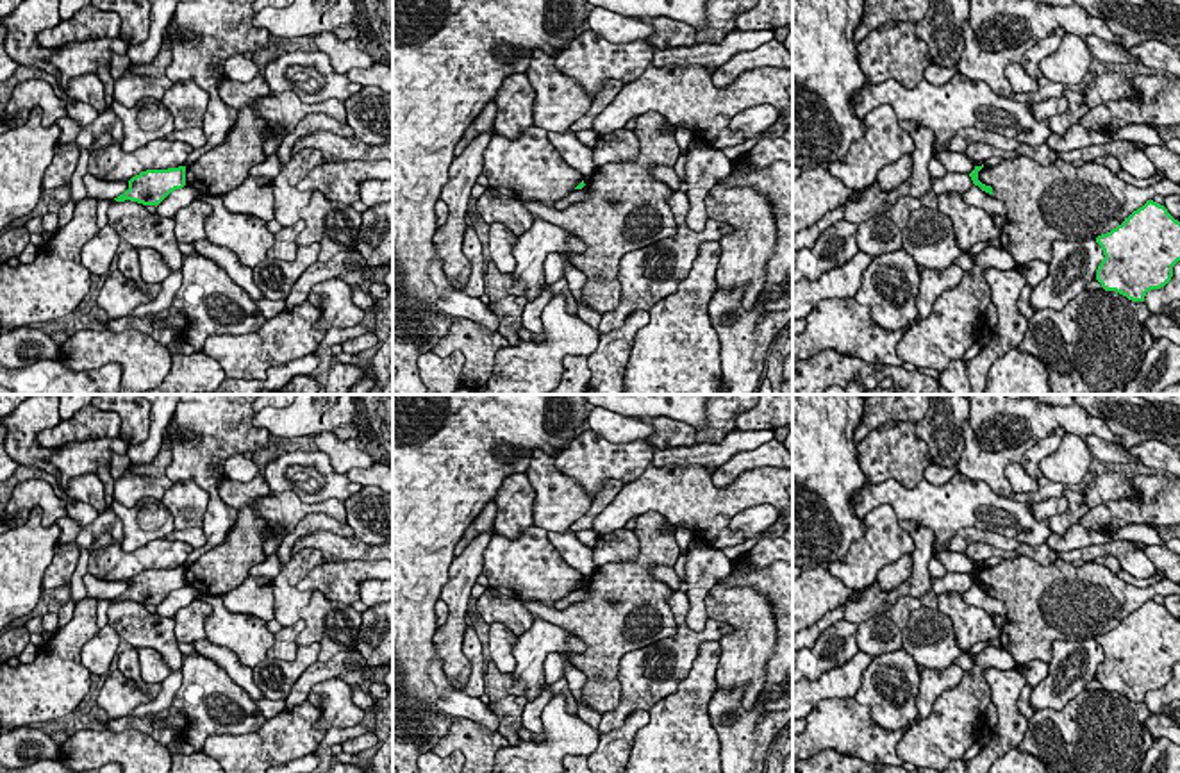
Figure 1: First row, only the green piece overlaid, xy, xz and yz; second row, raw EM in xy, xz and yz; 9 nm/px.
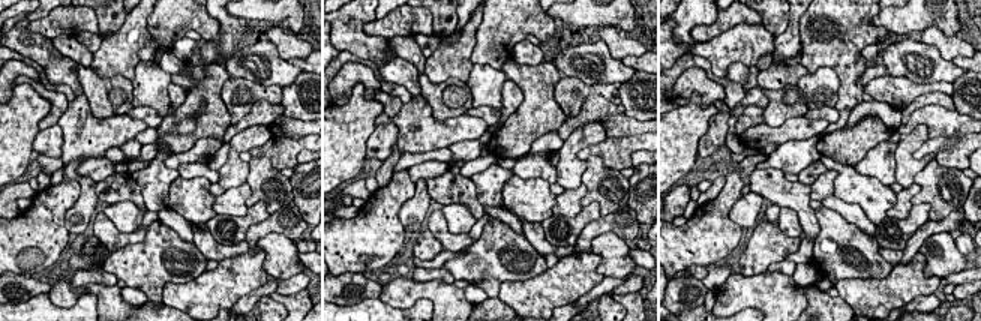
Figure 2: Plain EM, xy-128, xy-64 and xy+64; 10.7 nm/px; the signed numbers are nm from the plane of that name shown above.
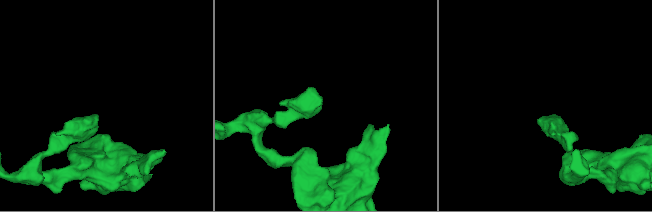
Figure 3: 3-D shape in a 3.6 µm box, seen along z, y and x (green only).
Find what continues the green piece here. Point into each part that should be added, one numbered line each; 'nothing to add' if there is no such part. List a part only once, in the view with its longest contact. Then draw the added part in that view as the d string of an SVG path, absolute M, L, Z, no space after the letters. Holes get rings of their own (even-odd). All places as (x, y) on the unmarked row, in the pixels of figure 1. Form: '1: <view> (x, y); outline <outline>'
nothing to add

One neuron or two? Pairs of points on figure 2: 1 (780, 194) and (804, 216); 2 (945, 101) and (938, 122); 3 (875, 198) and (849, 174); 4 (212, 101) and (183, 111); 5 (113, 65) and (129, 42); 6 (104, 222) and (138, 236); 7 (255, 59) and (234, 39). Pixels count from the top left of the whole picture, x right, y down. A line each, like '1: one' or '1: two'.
1: one
2: two
3: one
4: one
5: one
6: one
7: two

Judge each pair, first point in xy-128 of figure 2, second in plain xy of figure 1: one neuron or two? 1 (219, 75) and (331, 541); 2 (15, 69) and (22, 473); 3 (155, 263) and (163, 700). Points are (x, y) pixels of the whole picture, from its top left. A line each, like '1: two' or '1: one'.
1: two
2: two
3: two

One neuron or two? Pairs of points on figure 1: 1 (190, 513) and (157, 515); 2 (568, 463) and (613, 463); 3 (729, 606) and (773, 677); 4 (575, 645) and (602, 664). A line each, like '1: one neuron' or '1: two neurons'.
1: two neurons
2: one neuron
3: two neurons
4: two neurons

